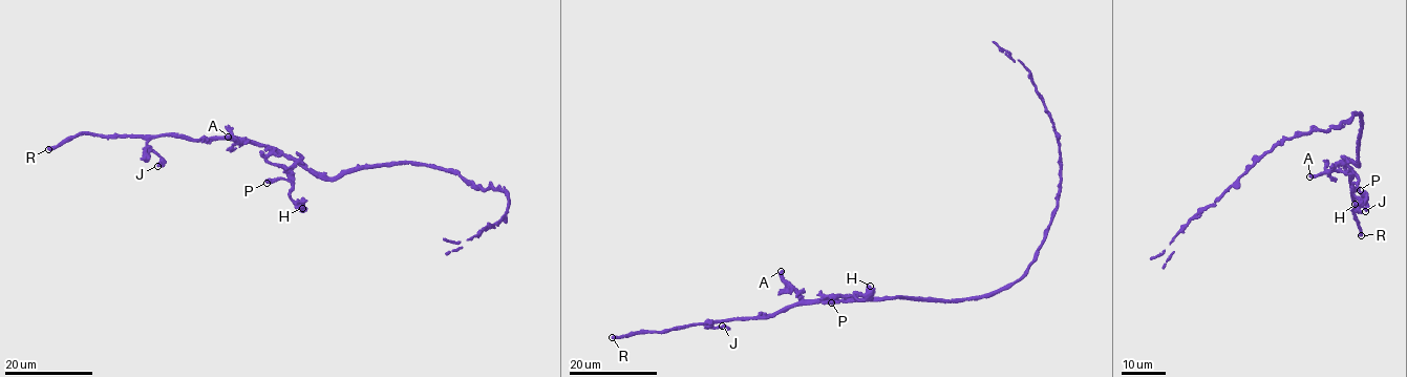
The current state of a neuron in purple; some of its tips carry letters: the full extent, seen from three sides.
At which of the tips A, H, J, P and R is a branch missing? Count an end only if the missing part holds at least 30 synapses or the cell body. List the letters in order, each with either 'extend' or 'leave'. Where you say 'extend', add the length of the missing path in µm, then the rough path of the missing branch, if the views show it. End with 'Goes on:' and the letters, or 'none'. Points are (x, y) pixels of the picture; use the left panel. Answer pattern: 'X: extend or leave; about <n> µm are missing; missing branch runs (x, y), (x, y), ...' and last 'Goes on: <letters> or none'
A: extend; about 35 µm are missing; missing branch runs (228, 137), (239, 128), (276, 126), (304, 120), (328, 126), (340, 149)
H: leave
J: leave
P: leave
R: extend; about 100 µm are missing
Goes on: A, R

